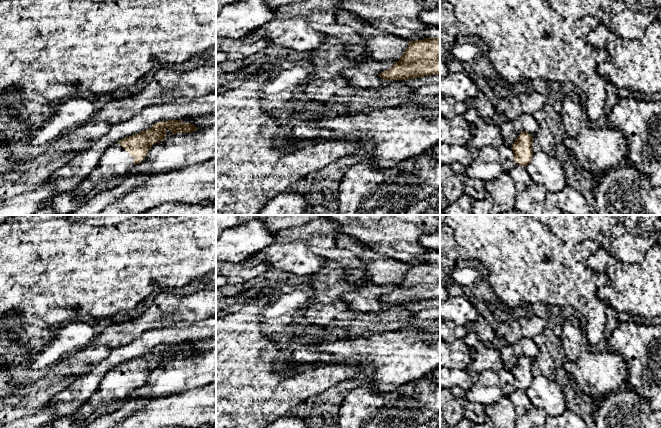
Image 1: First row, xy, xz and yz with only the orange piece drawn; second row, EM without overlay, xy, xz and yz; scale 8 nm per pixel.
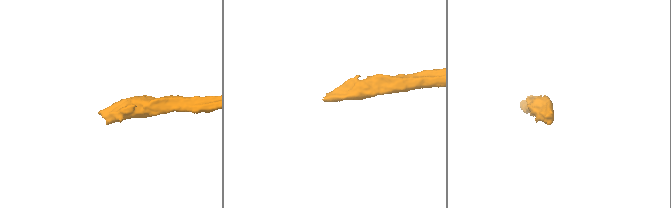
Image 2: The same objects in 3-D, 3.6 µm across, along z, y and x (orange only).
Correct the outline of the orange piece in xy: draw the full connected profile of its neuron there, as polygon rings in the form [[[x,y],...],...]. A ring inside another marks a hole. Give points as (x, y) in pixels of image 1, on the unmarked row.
[[[181,344],[160,345],[149,353],[120,364],[102,379],[98,389],[79,407],[77,423],[80,425],[96,409],[124,399],[133,389],[142,386],[154,368],[165,364],[166,351],[172,358],[191,357],[199,353]]]

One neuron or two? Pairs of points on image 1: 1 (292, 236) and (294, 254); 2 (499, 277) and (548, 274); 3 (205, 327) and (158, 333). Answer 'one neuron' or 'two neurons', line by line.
1: two neurons
2: one neuron
3: one neuron

